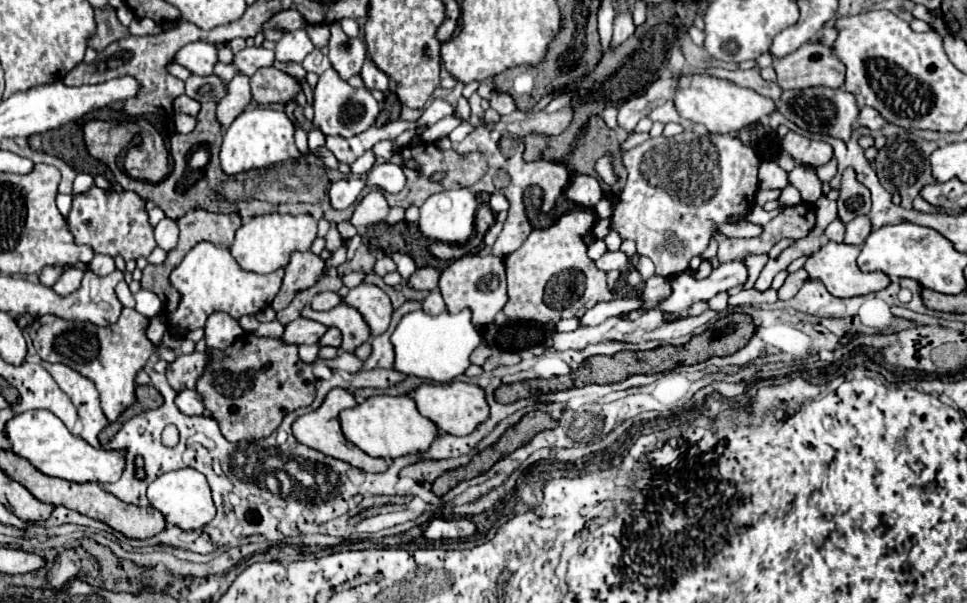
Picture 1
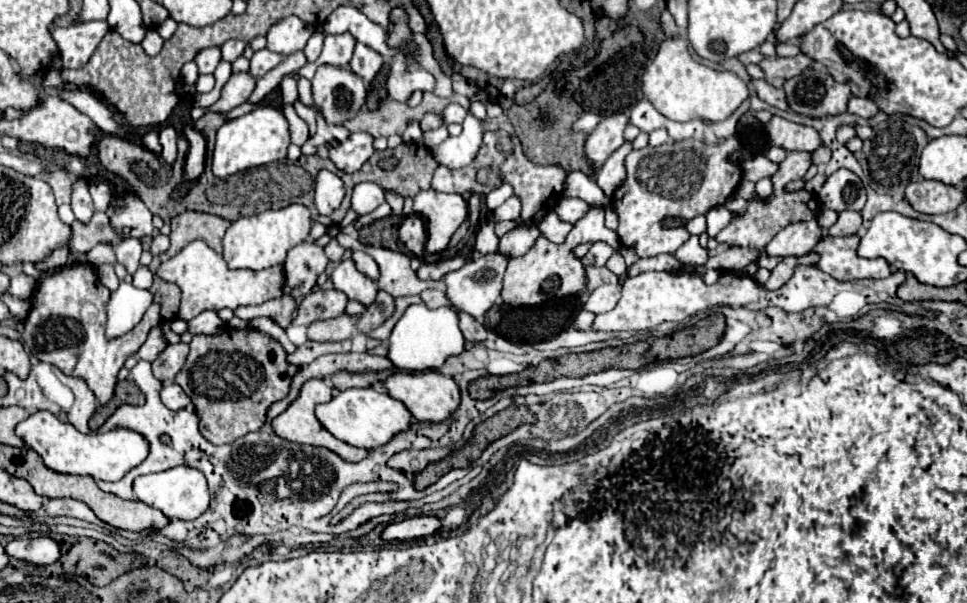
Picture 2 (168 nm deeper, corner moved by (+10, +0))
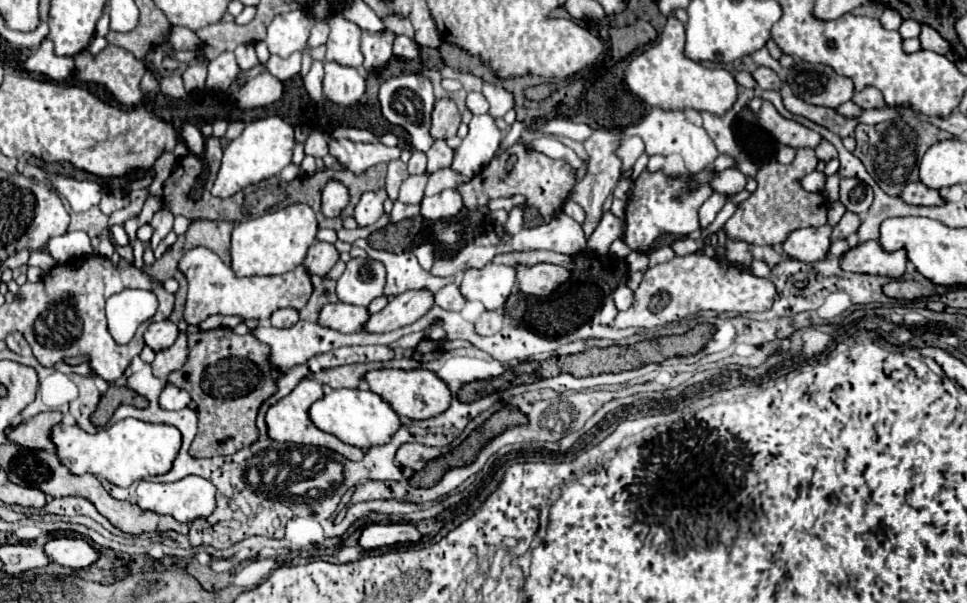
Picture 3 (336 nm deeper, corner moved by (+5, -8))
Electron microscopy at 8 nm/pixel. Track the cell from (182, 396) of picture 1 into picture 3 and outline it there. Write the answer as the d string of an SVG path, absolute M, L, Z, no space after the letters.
M166 383L162 393L160 393L158 403L160 403L162 409L168 409L168 411L182 409L182 407L190 405L190 395L184 389L180 389L180 387L172 385L172 383Z

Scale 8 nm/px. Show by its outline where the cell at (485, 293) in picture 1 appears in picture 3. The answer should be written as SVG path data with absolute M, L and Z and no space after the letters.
M488 263L482 269L466 269L460 291L468 301L480 301L486 309L500 309L516 285L516 269Z

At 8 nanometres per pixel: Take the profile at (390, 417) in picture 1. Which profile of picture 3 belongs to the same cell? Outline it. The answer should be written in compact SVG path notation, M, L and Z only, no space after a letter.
M332 389L310 407L308 415L318 429L360 449L368 449L370 445L384 445L400 425L398 415L394 409L390 409L390 405L386 405L386 401L382 401L382 397L362 389Z

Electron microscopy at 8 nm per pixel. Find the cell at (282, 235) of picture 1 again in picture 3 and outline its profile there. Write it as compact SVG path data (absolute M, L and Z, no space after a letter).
M288 205L256 219L242 221L232 231L232 269L238 277L250 275L282 275L298 267L308 247L314 243L318 223L308 205Z

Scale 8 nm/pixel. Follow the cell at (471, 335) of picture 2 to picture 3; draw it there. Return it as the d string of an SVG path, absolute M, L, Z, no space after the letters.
M496 309L496 311L484 311L482 317L476 321L476 331L480 335L494 335L502 329L502 323L506 319L504 309Z

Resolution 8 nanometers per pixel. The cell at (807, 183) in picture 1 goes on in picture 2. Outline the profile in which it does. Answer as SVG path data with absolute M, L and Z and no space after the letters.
M757 155L757 157L749 159L749 161L743 161L743 163L741 163L741 169L743 169L743 173L745 173L745 179L749 179L749 181L759 181L759 179L763 179L763 177L773 177L773 175L777 173L779 165L777 165L777 163L771 163L771 161L769 161L767 157L763 157L763 155Z

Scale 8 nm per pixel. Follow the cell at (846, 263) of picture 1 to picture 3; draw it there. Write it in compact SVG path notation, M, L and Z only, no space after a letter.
M866 241L848 249L842 257L842 269L854 273L874 273L882 277L898 279L906 271L906 251L884 251L878 241Z

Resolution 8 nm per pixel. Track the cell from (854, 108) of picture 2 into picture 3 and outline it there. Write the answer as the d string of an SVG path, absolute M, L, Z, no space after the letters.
M866 87L866 89L858 91L858 93L854 93L852 101L854 101L860 109L874 109L874 107L886 105L882 93L880 93L876 87Z

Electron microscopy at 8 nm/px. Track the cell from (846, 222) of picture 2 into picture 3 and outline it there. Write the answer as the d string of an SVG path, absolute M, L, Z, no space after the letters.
M846 211L844 217L840 219L840 223L834 227L832 231L832 239L848 239L850 235L854 235L860 227L860 217L852 211Z

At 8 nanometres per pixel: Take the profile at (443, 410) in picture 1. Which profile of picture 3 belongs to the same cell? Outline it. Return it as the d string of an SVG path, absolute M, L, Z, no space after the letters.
M376 369L364 375L364 381L370 385L370 391L380 395L390 407L408 419L430 419L450 407L450 391L442 379L426 369Z

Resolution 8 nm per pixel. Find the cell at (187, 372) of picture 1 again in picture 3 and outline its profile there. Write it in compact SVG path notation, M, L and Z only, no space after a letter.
M180 331L178 339L176 339L176 343L172 347L156 353L156 359L152 361L154 375L166 381L168 373L172 373L174 369L180 369L184 365L186 353L188 353L188 349L186 349L186 333Z

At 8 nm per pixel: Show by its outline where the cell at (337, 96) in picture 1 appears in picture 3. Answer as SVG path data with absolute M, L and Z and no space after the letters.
M334 61L324 63L324 95L336 105L354 105L360 101L366 89L366 79L354 67L346 67Z

